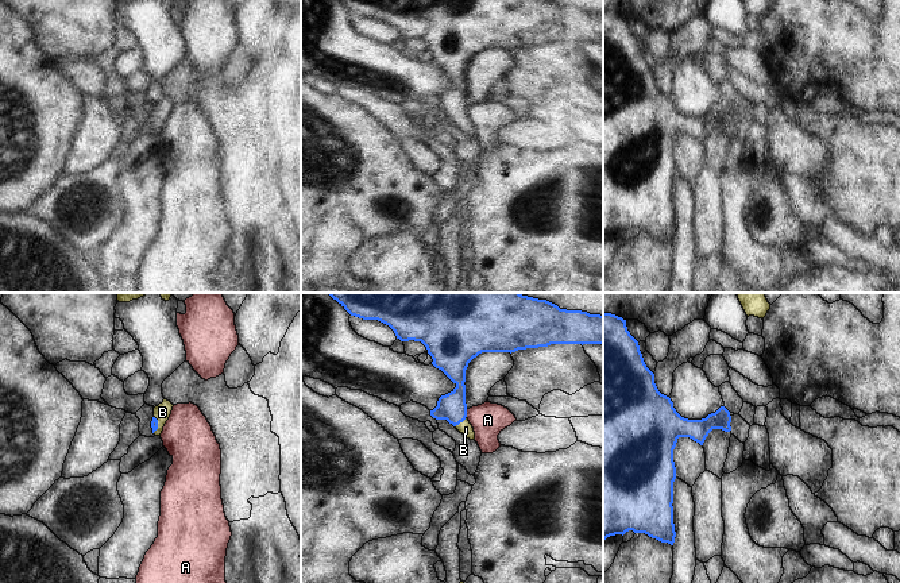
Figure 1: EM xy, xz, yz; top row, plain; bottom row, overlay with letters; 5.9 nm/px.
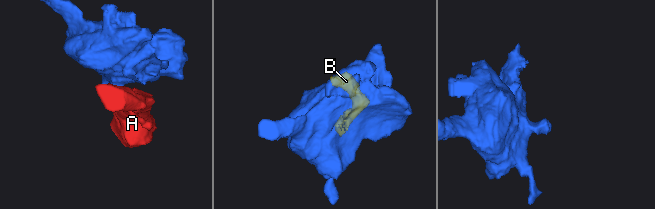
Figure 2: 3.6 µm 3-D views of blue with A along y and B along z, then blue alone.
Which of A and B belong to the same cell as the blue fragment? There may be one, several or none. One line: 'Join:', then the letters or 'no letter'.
Join: B

